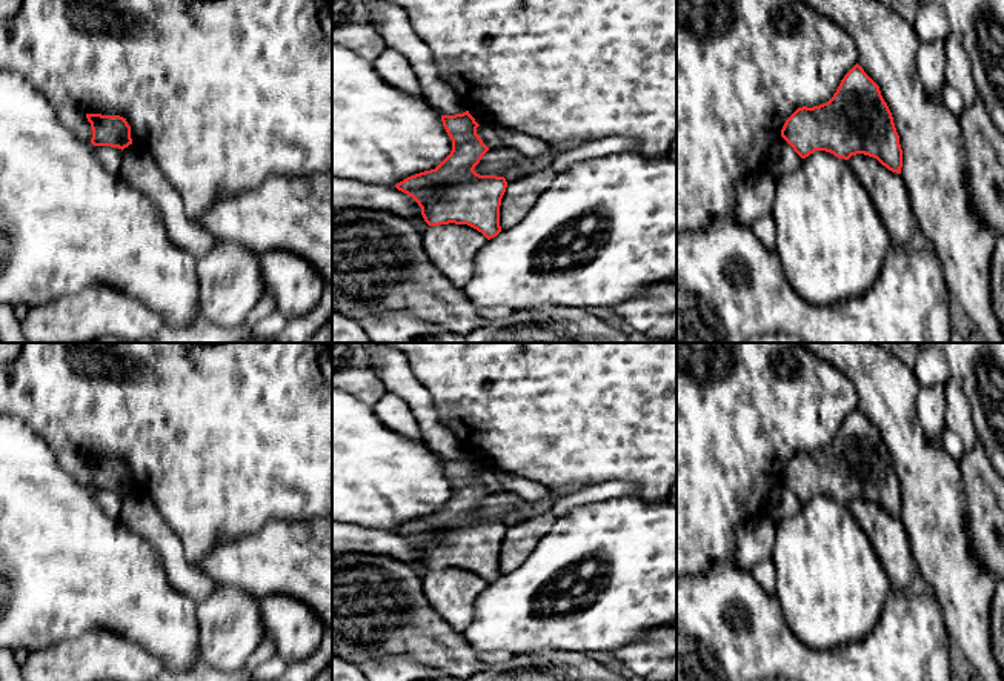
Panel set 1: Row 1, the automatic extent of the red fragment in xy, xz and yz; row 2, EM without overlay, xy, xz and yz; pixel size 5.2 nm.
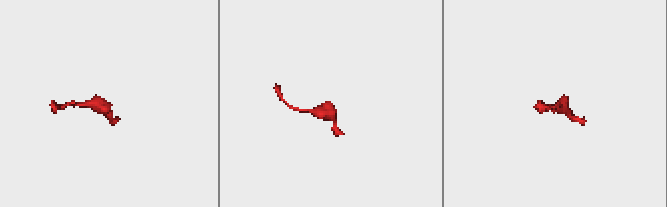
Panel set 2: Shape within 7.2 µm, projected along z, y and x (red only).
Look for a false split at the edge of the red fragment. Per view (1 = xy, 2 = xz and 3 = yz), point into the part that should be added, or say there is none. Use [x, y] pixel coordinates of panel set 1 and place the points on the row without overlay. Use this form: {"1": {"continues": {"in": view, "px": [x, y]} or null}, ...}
{"1": {"continues": null}, "2": {"continues": null}, "3": {"continues": null}}

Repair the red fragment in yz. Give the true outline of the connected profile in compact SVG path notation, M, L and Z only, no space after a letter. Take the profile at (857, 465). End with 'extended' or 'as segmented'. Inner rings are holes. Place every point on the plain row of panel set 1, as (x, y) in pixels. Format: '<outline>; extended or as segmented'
M858 407L827 447L798 452L786 464L781 481L801 503L815 495L844 504L864 498L901 518L903 493L892 457L879 430Z; as segmented

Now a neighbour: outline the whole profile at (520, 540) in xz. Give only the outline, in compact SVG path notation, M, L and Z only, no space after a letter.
M547 512L509 526L500 550L501 573L510 573L520 567L535 546L550 532L555 521L557 517Z

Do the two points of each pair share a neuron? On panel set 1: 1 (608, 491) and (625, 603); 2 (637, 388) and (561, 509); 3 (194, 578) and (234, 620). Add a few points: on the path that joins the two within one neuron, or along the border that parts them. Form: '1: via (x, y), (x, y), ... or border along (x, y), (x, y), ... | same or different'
1: border along (632, 495), (597, 500), (575, 509) | different
2: border along (621, 481), (600, 481), (586, 486) | different
3: border along (220, 586), (199, 604) | different

